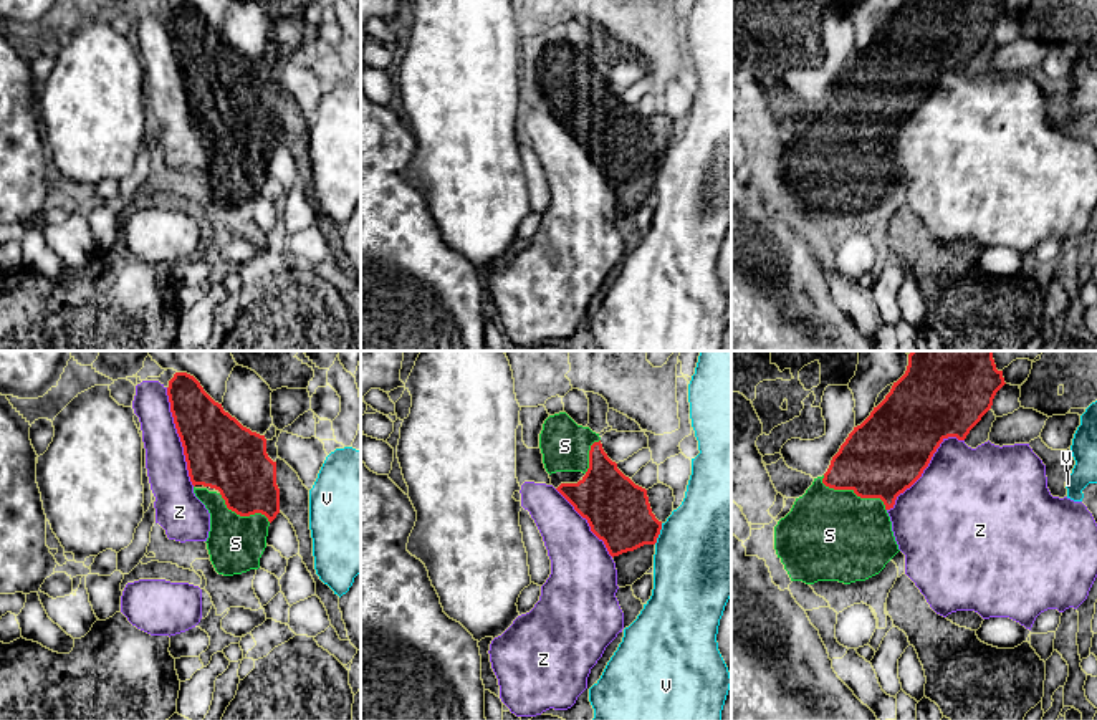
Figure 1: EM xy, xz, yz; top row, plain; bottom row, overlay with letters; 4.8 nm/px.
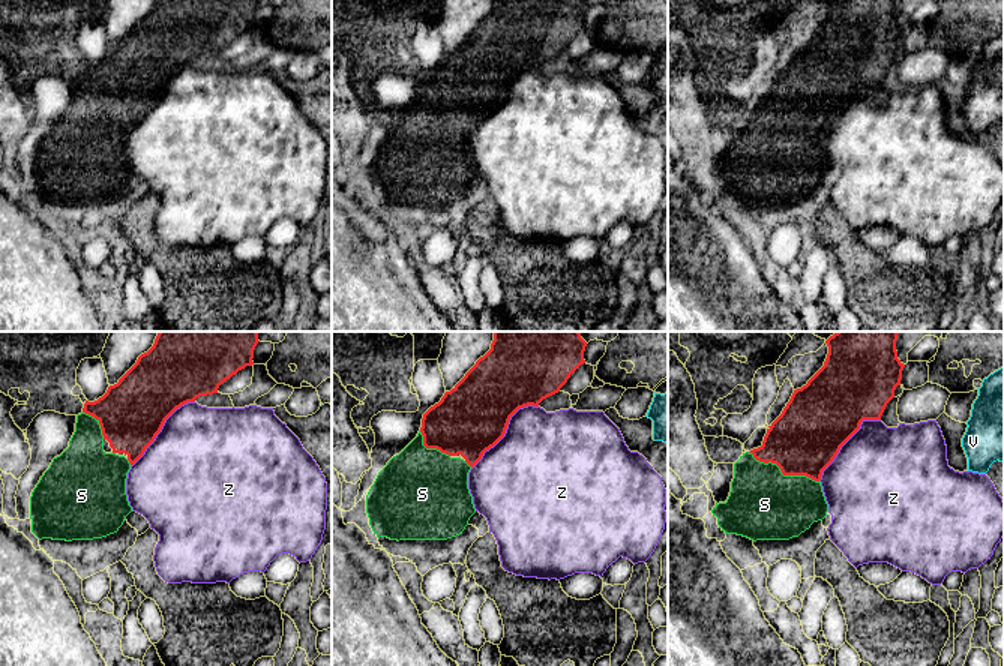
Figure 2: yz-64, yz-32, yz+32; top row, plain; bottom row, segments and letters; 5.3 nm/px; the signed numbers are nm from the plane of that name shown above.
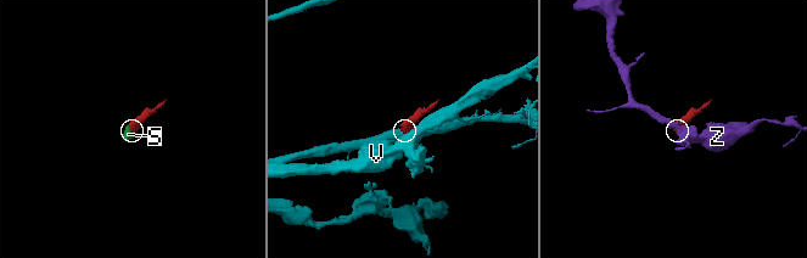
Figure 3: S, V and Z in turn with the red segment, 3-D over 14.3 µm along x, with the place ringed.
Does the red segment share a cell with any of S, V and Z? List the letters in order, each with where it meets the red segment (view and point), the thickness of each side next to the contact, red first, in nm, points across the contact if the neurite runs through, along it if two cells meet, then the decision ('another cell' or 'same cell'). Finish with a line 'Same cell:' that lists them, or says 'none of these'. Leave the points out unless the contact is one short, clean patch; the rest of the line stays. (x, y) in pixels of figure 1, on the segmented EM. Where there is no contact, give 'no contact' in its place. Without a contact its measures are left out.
S: meets red in yz at (854, 492); 380 nm thick on the red side, 440 nm on the other; same cell
V: meets red in xz at (659, 533); 320 nm thick on the red side, 500 nm on the other; border along xz (662, 523), (654, 543); another cell
Z: meets red in xy at (179, 436); 340 nm thick on the red side, 190 nm on the other; another cell
Same cell: S

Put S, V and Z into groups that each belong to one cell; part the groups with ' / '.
S / V / Z

